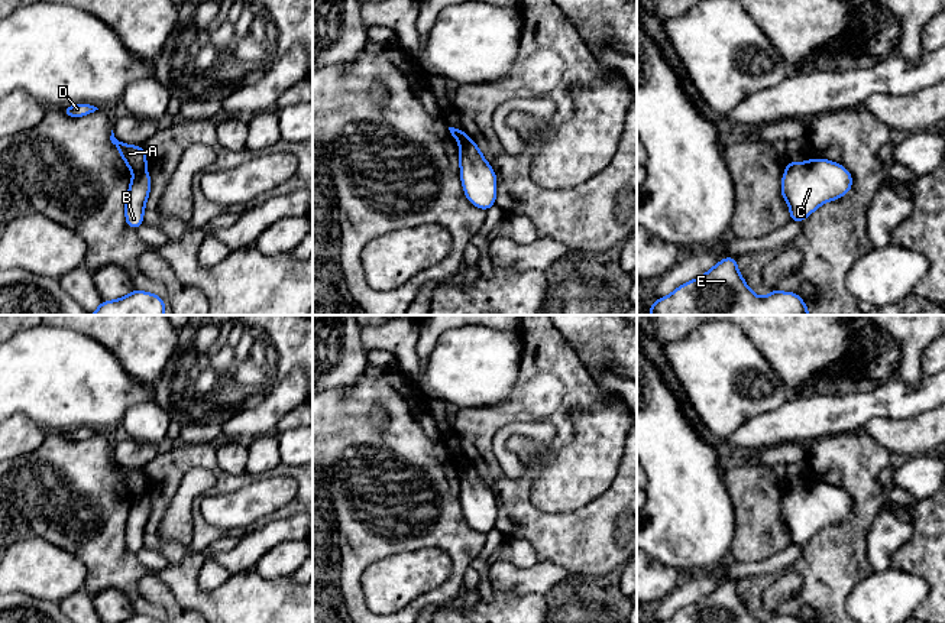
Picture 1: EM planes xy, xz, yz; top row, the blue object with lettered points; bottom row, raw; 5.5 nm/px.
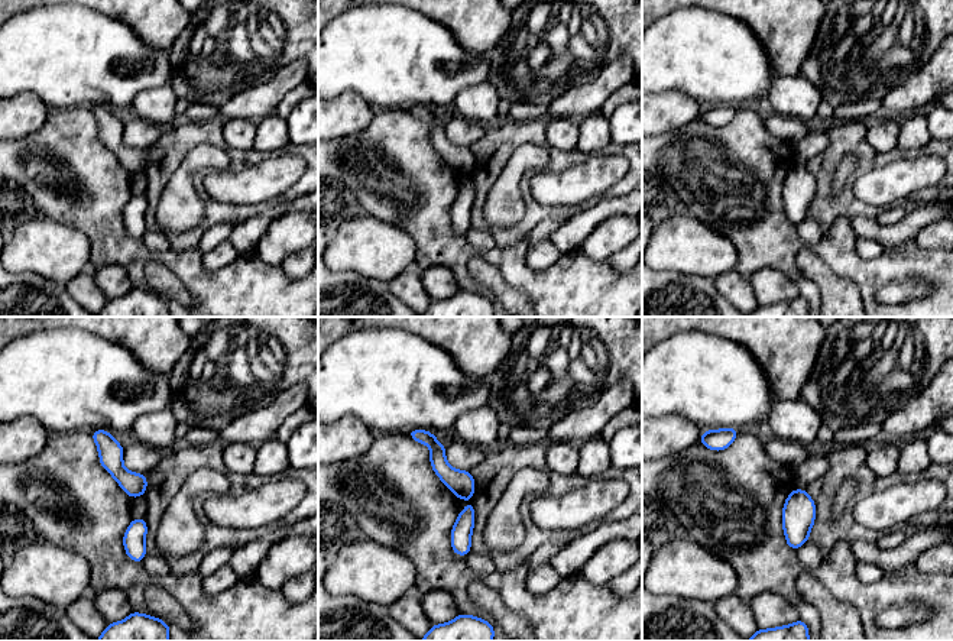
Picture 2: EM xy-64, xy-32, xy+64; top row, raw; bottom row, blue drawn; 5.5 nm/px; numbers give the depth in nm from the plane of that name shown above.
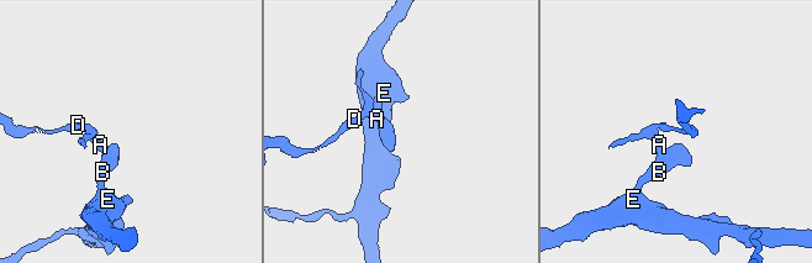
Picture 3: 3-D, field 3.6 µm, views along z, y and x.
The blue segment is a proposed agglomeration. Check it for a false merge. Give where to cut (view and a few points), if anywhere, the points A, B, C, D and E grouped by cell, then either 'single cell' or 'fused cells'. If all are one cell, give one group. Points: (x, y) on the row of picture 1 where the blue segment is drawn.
cut in xy along (145, 169), (133, 175); A D / B C E; fused cells

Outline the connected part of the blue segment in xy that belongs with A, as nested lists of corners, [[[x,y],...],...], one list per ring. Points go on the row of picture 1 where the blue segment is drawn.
[[[113,130],[110,140],[116,146],[116,149],[122,153],[124,163],[127,165],[127,168],[132,171],[133,175],[146,171],[146,165],[148,165],[146,153],[142,146],[124,145],[119,142],[114,137]]]

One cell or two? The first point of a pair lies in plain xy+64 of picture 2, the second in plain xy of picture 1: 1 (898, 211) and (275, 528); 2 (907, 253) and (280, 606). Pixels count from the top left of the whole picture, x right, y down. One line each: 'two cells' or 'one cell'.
1: two cells
2: one cell

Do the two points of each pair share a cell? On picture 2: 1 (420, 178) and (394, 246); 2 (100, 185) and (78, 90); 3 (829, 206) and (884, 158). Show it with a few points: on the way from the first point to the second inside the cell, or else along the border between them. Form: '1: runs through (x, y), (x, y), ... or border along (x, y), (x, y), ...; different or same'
1: border along (368, 216), (402, 229), (414, 242), (415, 259); different
2: border along (90, 106), (54, 107), (51, 110); different
3: runs through (826, 181), (826, 164), (842, 148), (859, 148); same

